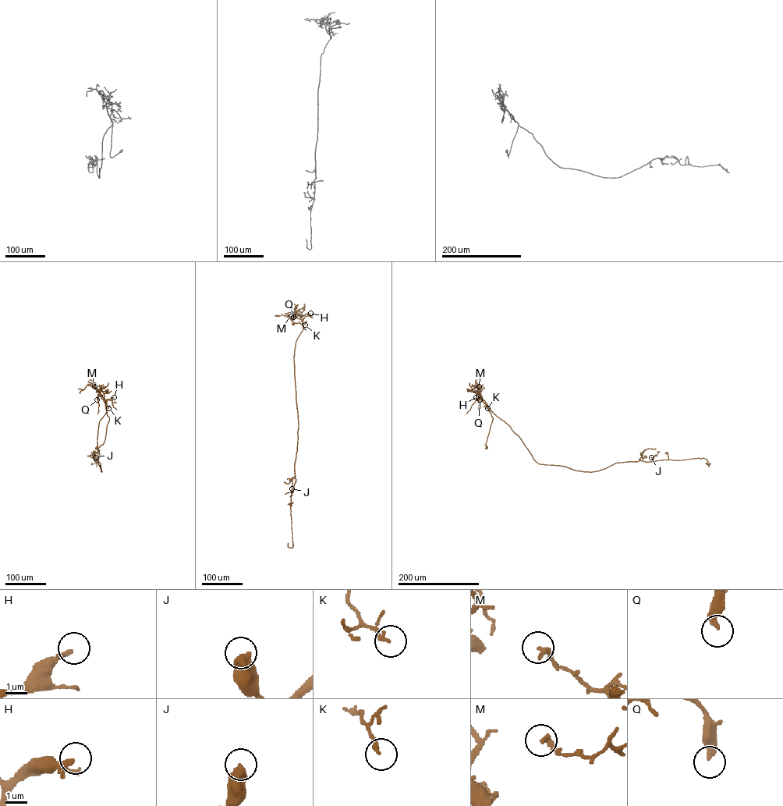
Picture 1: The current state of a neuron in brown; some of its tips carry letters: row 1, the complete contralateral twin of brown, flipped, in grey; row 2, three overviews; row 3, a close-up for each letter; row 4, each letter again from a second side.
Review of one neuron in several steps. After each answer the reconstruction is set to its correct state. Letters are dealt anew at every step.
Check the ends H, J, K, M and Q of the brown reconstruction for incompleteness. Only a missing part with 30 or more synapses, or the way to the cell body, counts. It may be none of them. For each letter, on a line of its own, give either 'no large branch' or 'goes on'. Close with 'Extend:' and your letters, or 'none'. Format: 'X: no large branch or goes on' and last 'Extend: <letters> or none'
H: goes on
J: no large branch
K: no large branch
M: no large branch
Q: no large branch
Extend: H

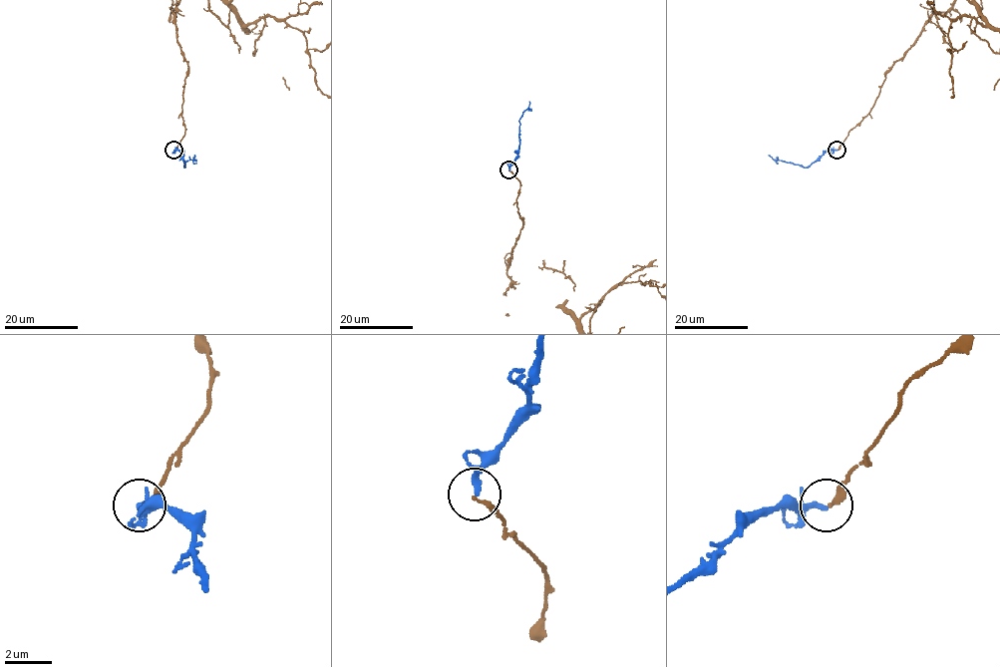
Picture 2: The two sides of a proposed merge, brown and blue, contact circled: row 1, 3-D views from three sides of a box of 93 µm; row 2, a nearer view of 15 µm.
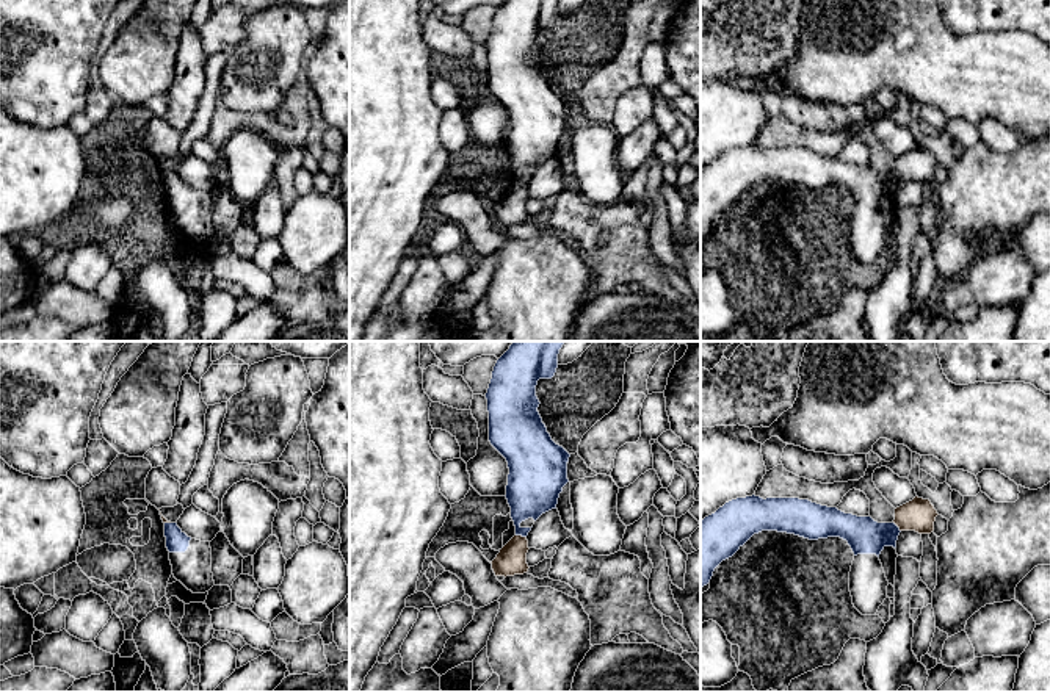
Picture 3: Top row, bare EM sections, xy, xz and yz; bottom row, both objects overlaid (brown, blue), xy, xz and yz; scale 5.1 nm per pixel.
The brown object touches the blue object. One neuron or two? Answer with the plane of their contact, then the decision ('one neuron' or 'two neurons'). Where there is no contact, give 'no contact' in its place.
meets brown in xz; two neurons

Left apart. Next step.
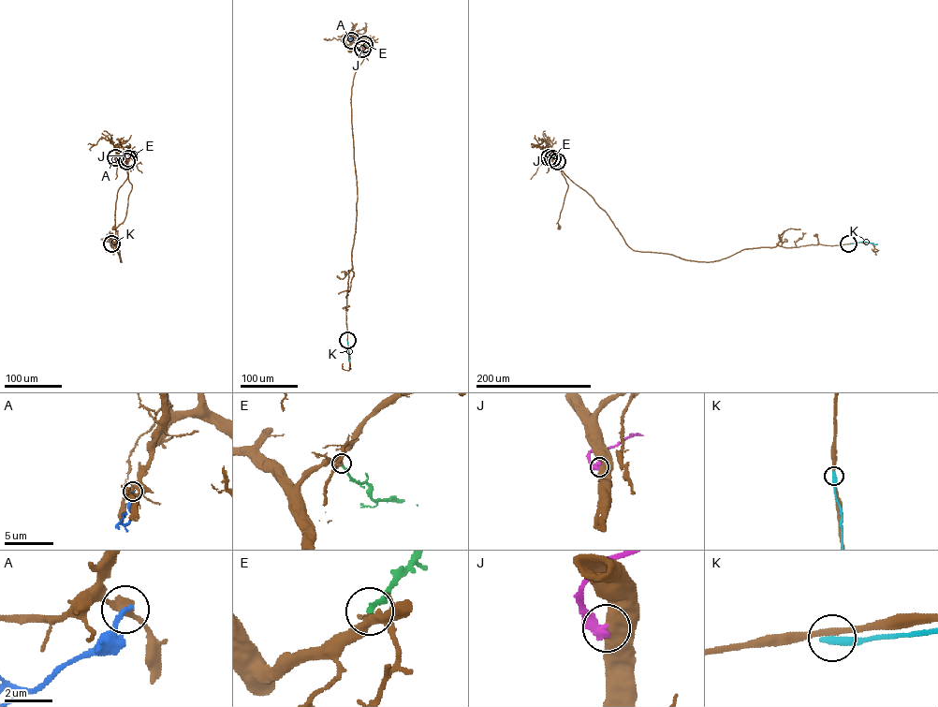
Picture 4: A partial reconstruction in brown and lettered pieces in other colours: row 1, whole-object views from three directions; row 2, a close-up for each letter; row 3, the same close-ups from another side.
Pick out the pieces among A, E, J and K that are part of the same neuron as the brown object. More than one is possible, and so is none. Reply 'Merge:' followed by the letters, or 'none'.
Merge: E

